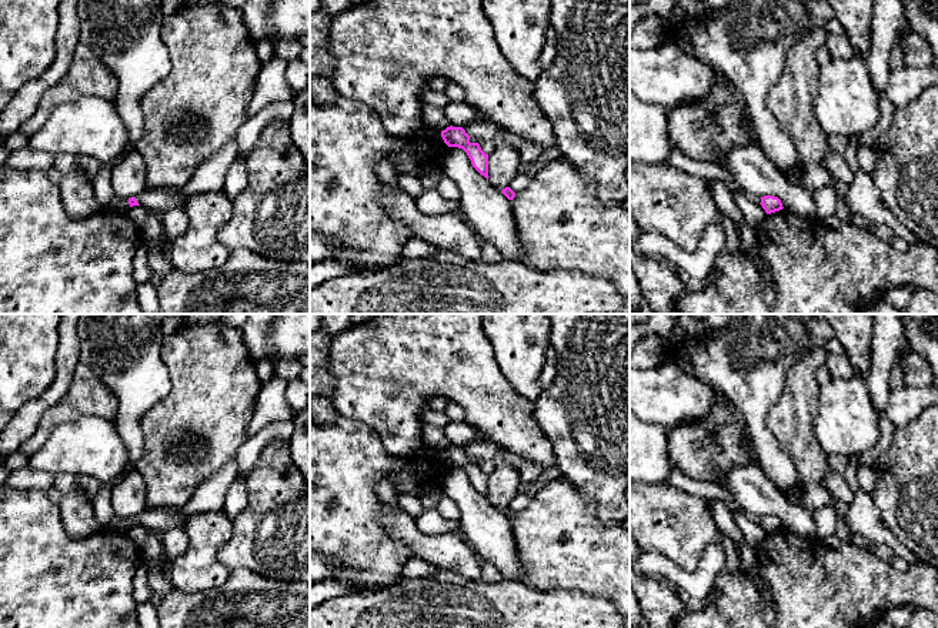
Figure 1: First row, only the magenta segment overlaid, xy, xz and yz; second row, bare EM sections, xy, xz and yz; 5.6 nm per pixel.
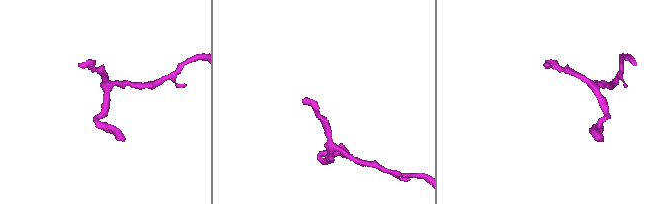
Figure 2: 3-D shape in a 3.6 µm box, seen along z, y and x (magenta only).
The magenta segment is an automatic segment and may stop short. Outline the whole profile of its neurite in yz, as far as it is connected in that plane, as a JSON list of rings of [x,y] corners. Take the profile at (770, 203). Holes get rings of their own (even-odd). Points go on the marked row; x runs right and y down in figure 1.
[[[764,196],[761,197],[761,203],[762,208],[765,210],[767,214],[775,213],[782,210],[782,203],[778,197],[774,196]]]

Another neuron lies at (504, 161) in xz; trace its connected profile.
[[[497,136],[493,141],[495,148],[488,154],[488,181],[503,191],[518,176],[521,158],[518,150],[503,136]]]

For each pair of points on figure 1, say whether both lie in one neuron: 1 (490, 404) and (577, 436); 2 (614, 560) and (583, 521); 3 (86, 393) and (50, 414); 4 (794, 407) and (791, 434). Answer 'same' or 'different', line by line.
1: different
2: same
3: same
4: same

